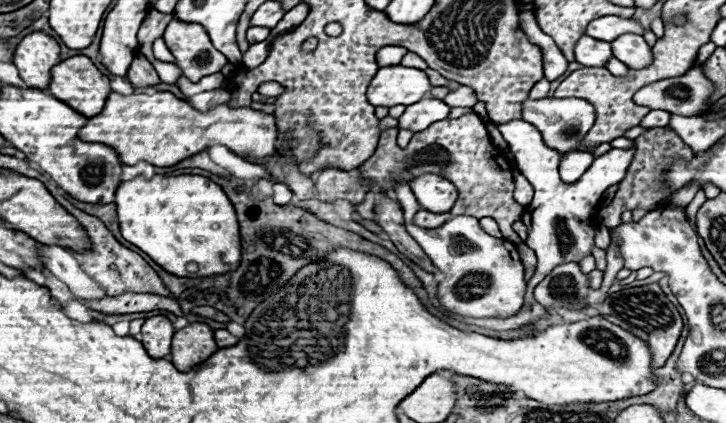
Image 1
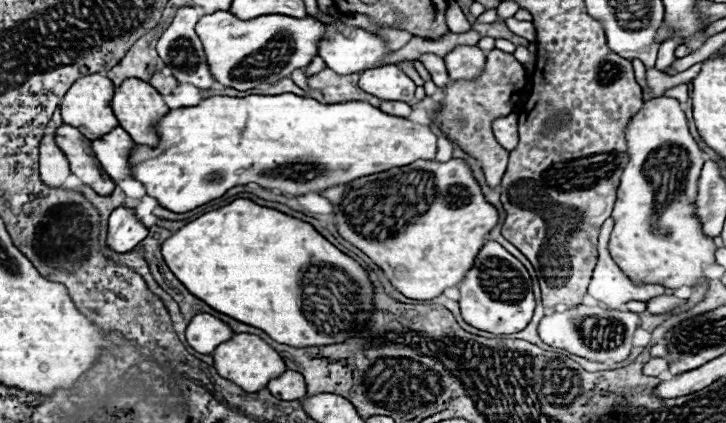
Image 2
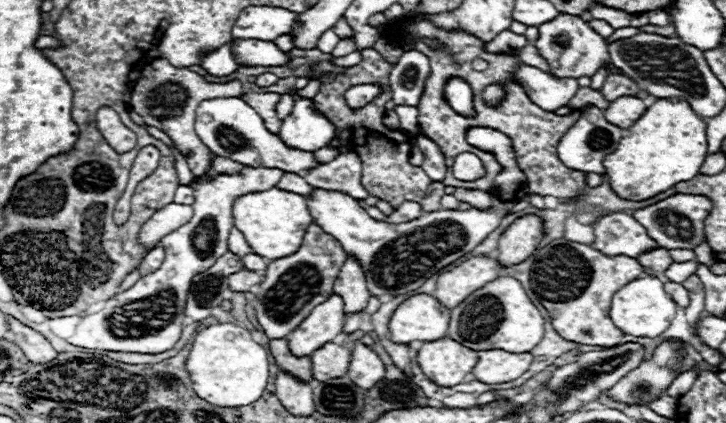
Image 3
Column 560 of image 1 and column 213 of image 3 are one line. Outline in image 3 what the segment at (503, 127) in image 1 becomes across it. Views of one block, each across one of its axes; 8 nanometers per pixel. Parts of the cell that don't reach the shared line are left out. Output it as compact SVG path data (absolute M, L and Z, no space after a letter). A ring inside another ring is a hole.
M242 168L238 174L232 176L218 176L208 182L200 182L194 186L194 216L176 232L168 234L160 244L166 252L164 264L148 274L142 276L132 288L116 294L114 298L106 300L104 306L88 314L78 326L70 344L90 350L110 350L110 352L140 352L140 354L158 354L170 350L184 326L184 308L186 308L186 294L192 284L192 276L210 268L224 252L228 252L228 234L234 226L232 202L238 196L248 192L262 192L278 184L282 178L282 170L278 168Z

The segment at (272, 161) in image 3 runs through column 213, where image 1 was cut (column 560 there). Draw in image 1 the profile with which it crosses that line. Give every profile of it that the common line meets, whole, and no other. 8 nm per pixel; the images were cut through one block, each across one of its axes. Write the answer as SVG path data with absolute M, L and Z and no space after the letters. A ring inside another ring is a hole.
M526 98L522 102L522 120L534 124L542 132L542 138L546 144L550 144L550 148L558 152L570 152L584 138L584 132L590 130L594 122L594 106L580 98Z

